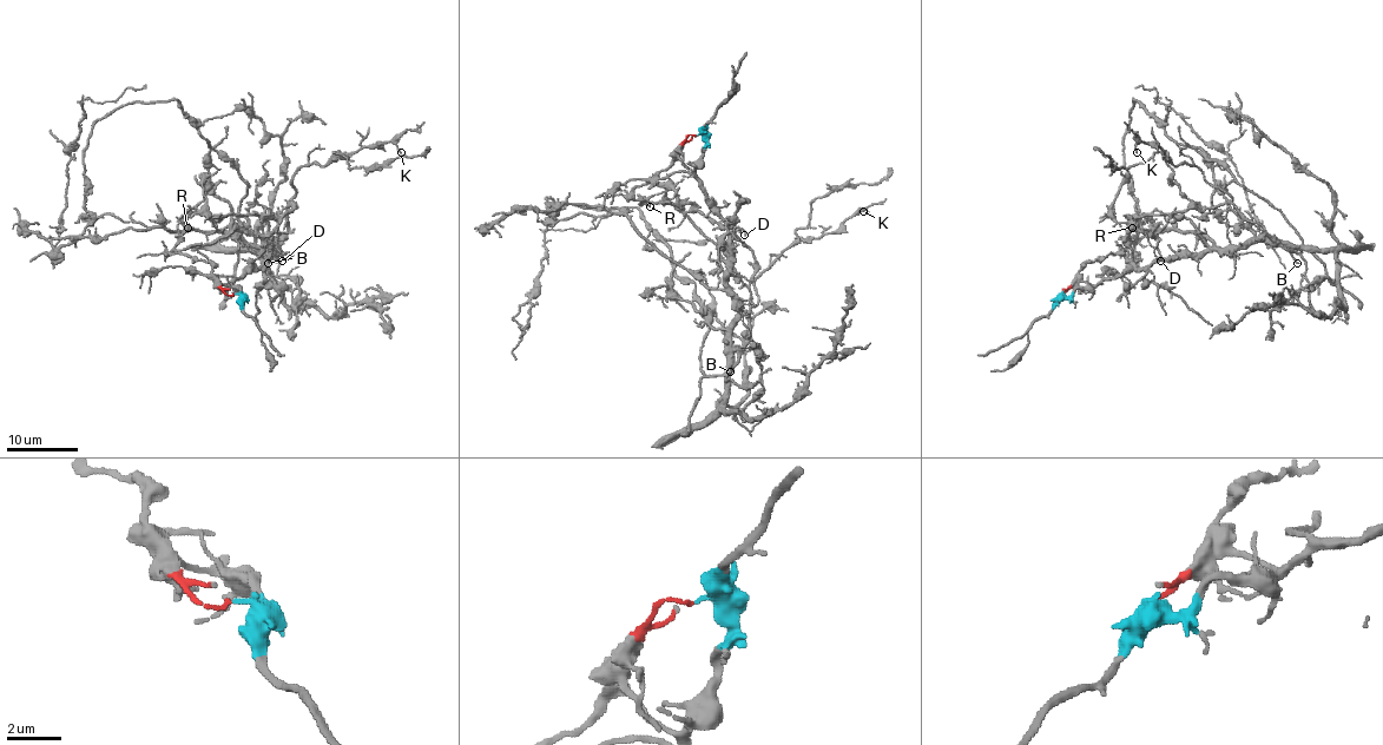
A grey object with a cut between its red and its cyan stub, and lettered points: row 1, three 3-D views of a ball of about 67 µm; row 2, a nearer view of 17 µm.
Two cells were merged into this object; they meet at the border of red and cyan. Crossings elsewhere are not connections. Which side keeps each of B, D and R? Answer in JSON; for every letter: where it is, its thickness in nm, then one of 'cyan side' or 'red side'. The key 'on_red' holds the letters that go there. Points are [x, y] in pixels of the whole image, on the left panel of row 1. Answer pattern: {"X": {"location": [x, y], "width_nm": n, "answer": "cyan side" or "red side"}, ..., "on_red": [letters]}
{"B": {"location": [268, 263], "width_nm": 140, "answer": "cyan side"}, "D": {"location": [282, 261], "width_nm": 120, "answer": "cyan side"}, "R": {"location": [188, 228], "width_nm": 140, "answer": "red side"}, "on_red": ["R"]}

